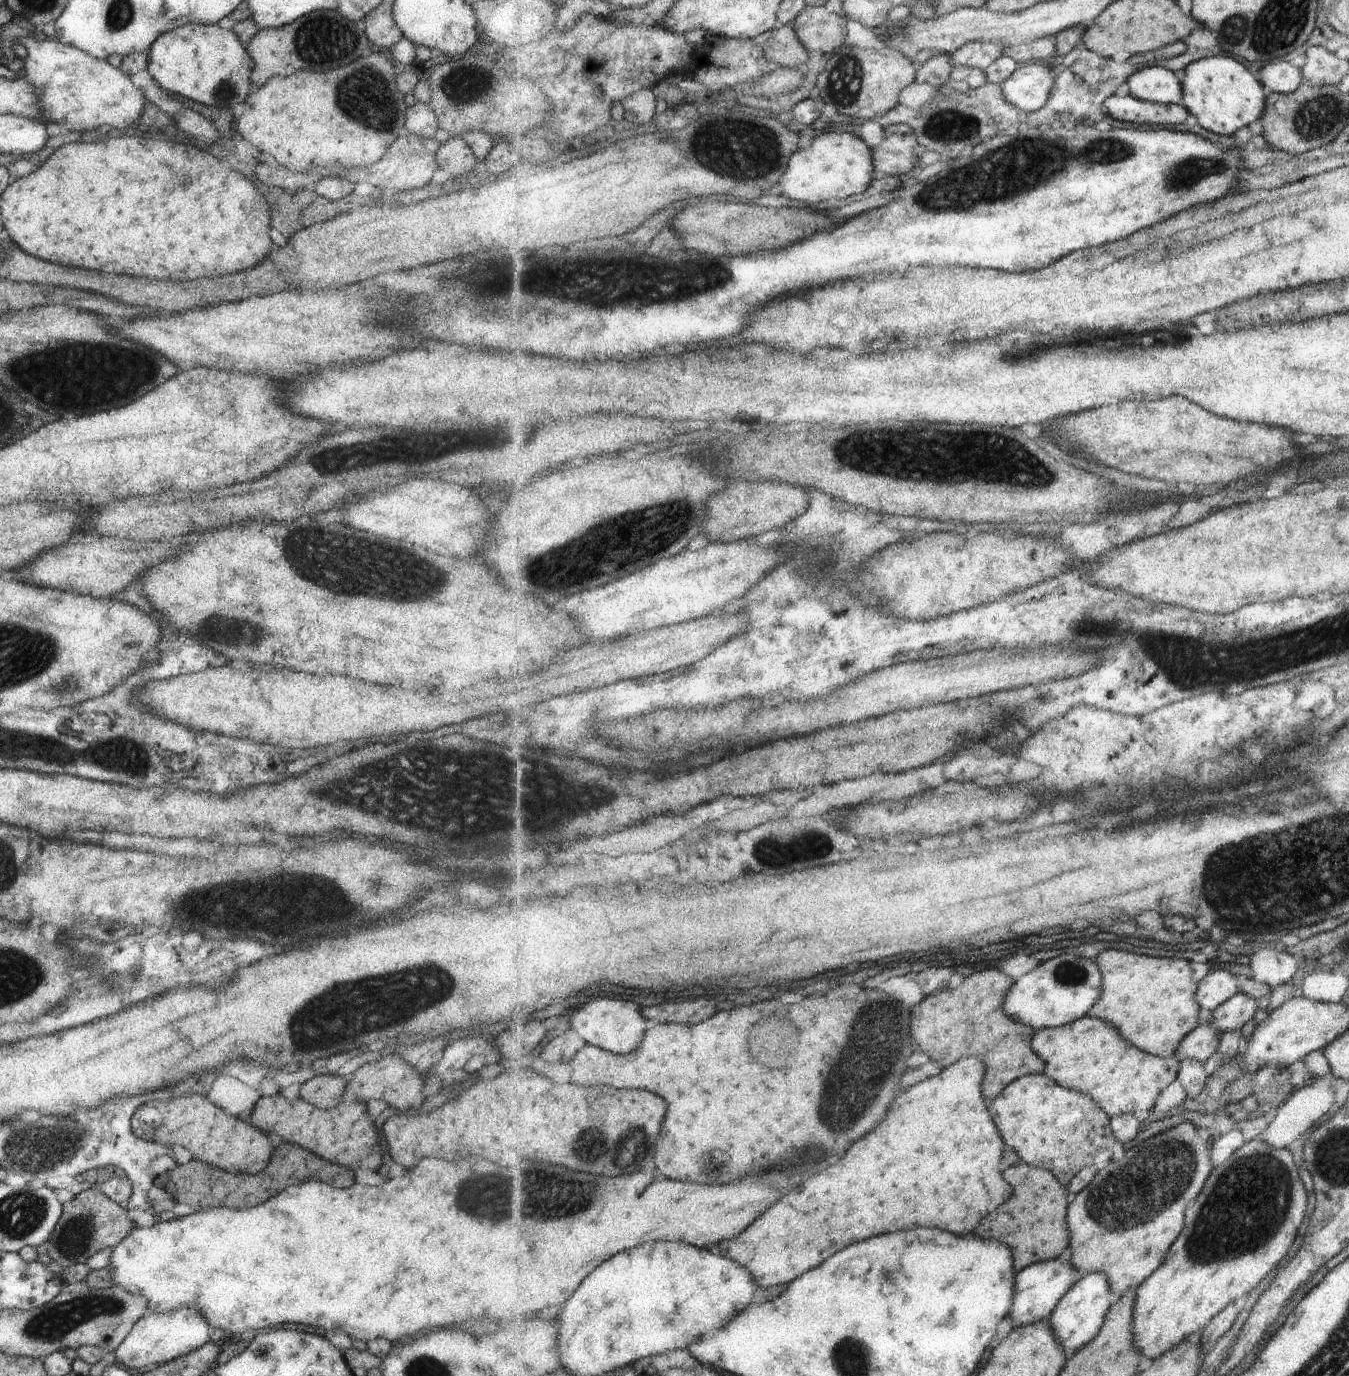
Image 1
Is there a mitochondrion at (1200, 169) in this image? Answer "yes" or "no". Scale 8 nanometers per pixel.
yes

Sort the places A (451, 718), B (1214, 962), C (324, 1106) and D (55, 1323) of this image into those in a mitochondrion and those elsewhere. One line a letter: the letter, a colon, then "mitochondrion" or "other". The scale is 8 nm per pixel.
A: other
B: other
C: other
D: mitochondrion

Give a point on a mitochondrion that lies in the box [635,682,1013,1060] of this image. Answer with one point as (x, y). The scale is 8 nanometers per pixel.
(812, 843)

